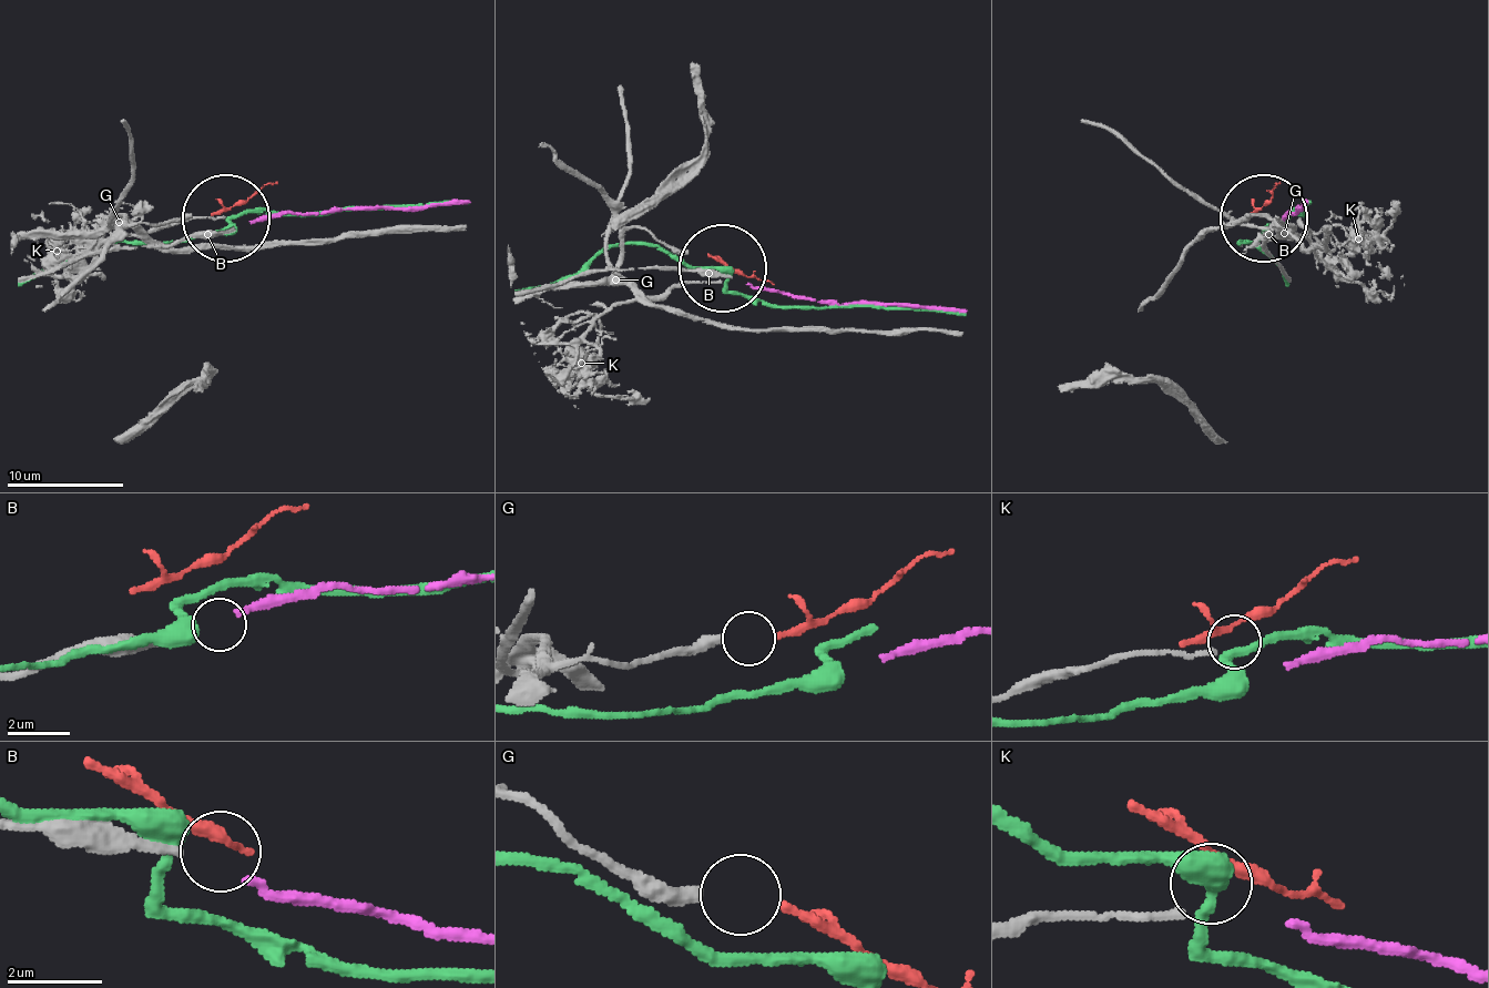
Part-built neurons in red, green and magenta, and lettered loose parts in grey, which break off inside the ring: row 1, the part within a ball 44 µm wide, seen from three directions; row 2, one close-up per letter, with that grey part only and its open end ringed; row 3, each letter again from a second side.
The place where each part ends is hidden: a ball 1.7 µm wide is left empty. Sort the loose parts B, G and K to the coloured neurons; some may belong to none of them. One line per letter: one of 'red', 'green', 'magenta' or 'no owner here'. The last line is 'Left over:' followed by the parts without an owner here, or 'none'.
B: magenta
G: red
K: no owner here
Left over: K

